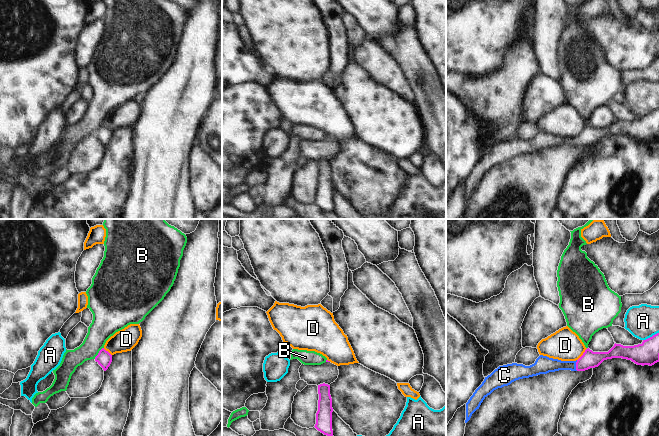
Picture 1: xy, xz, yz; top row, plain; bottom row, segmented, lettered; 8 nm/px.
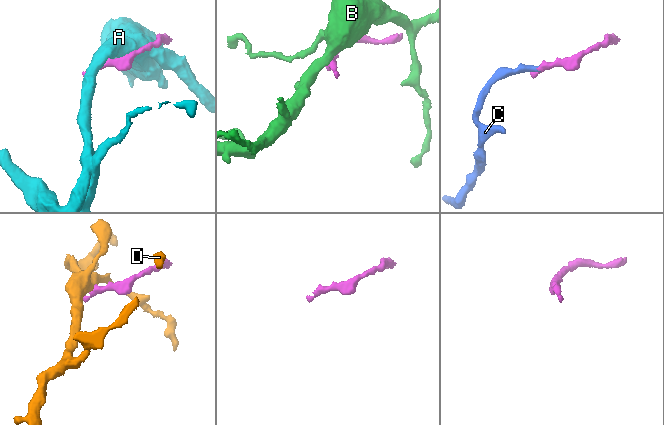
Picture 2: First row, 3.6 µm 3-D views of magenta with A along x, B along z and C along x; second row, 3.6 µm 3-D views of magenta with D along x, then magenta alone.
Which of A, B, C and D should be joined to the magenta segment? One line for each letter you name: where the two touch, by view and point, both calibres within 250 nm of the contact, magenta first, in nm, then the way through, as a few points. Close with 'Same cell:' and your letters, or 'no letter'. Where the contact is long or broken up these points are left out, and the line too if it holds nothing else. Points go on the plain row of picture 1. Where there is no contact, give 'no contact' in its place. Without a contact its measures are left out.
C: yz (576, 141) | 140/130 nm | across yz (589, 135), (576, 141), (545, 140)
Same cell: C

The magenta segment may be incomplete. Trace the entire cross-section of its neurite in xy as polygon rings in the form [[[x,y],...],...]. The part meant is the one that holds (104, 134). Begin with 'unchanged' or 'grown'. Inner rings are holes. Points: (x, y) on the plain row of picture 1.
unchanged; [[[102,124],[95,133],[95,137],[106,147],[112,138],[112,131]]]

